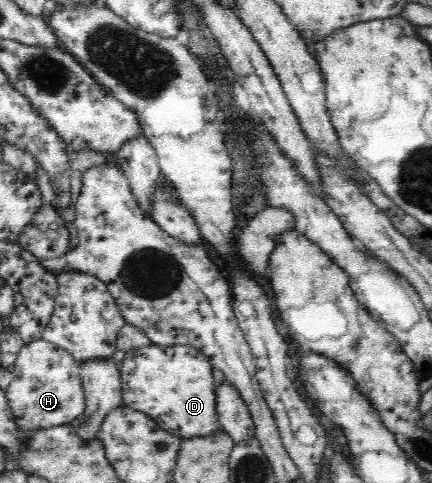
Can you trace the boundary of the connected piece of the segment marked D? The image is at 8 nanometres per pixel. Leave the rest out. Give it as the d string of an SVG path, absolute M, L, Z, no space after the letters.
M151 343L128 350L121 362L122 404L148 414L163 430L181 438L207 436L222 429L216 409L212 364L198 348Z

